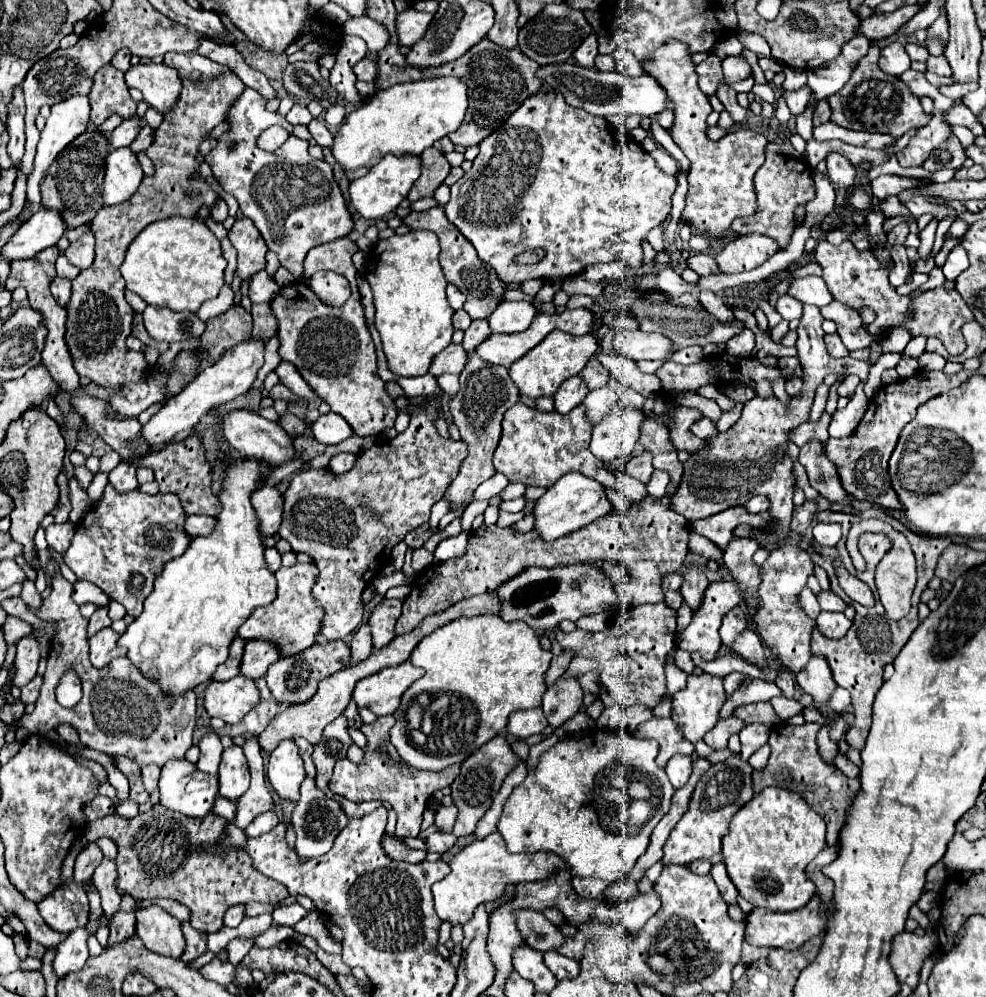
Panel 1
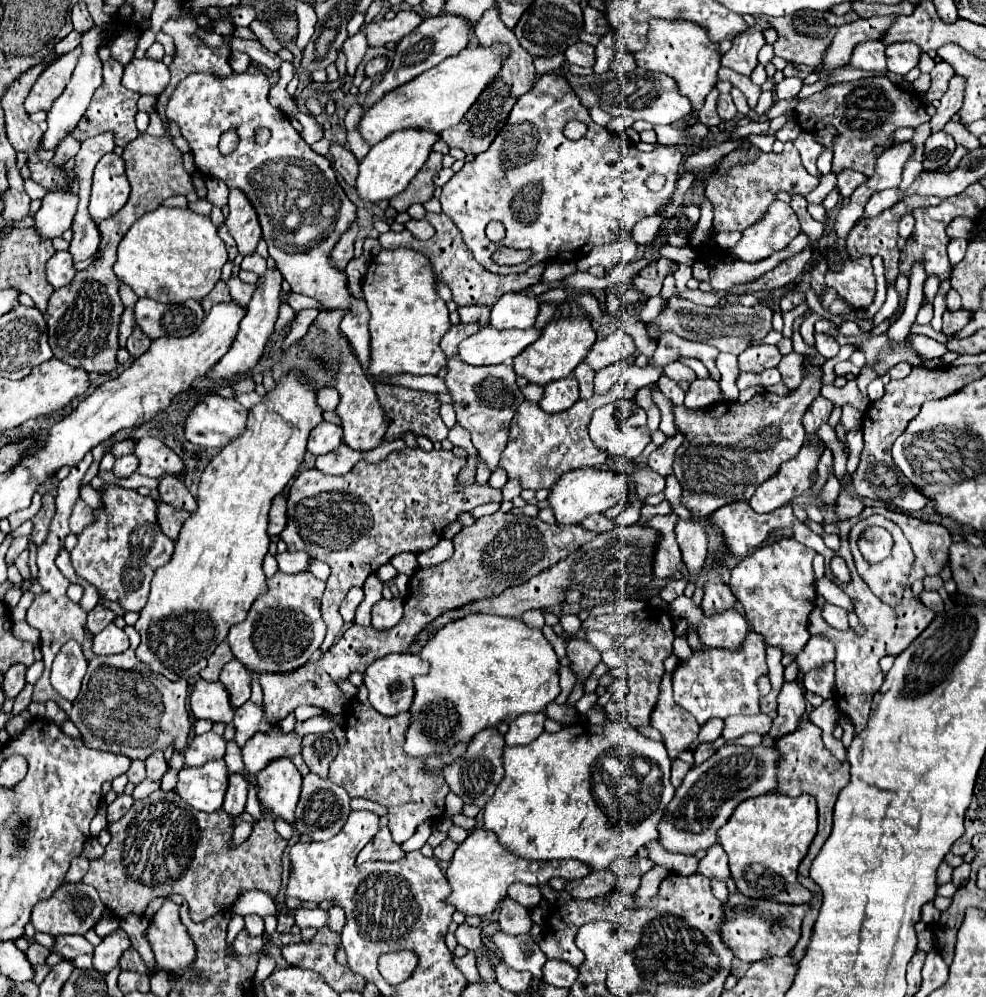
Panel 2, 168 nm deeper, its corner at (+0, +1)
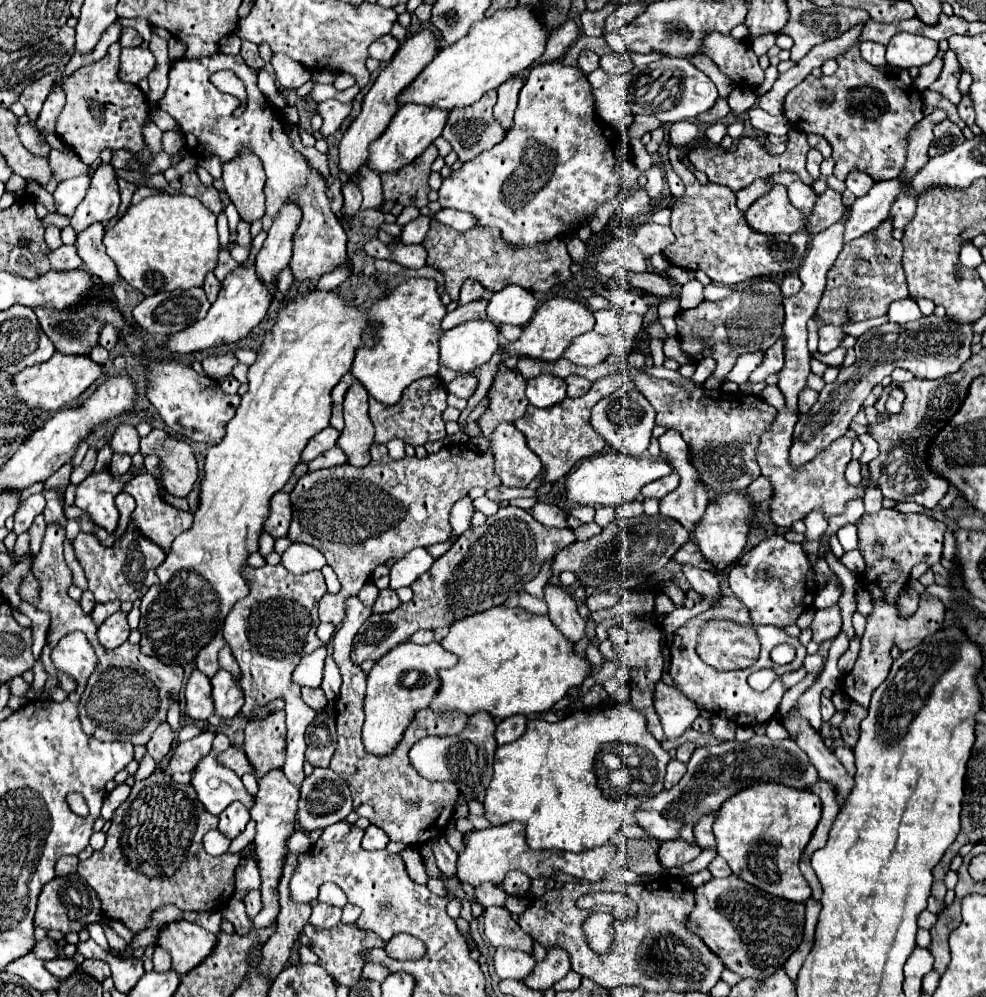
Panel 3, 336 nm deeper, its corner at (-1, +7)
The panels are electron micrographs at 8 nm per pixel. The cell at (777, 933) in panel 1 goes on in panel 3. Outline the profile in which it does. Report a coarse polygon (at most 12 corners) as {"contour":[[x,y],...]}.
{"contour":[[732,874],[696,890],[690,926],[764,980],[798,948],[804,904]]}

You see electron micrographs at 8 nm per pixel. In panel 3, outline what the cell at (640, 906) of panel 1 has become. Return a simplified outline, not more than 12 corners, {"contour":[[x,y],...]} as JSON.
{"contour":[[686,840],[660,844],[658,860],[668,872],[694,860],[698,844]]}

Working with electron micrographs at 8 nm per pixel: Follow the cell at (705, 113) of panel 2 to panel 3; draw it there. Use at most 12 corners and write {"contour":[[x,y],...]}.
{"contour":[[696,122],[670,126],[670,142],[688,146],[698,138]]}

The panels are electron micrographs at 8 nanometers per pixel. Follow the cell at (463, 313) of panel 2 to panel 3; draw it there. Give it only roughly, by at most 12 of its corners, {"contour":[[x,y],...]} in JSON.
{"contour":[[466,280],[460,290],[458,304],[476,302],[484,298],[478,282]]}

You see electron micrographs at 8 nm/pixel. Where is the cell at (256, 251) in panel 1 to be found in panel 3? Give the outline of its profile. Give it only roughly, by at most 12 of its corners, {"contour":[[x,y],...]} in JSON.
{"contour":[[242,152],[222,180],[244,222],[264,216],[264,170]]}

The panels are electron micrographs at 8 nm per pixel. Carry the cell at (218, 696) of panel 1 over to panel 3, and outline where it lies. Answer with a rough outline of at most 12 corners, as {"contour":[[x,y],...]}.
{"contour":[[200,670],[186,682],[186,716],[214,714],[212,682]]}

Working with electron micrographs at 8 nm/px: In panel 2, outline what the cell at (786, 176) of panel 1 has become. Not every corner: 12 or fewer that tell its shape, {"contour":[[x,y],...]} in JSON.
{"contour":[[793,142],[701,174],[717,232],[761,220],[779,190],[811,192]]}

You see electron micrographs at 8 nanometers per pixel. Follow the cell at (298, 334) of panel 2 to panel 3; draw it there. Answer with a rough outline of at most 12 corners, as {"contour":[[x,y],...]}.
{"contour":[[346,266],[325,274],[315,288],[329,291],[349,279],[353,266]]}

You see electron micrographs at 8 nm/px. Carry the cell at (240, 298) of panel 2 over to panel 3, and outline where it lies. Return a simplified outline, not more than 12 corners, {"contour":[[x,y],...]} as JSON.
{"contour":[[220,250],[214,274],[222,282],[240,264],[228,250]]}

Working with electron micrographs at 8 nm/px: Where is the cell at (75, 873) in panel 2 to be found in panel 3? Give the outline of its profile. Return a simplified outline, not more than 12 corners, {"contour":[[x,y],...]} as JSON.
{"contour":[[62,856],[56,862],[56,876],[74,874],[78,856]]}

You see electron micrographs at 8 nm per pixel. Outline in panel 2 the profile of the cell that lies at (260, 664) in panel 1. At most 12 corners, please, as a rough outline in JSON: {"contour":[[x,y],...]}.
{"contour":[[239,660],[223,666],[223,682],[233,708],[249,700],[253,674]]}

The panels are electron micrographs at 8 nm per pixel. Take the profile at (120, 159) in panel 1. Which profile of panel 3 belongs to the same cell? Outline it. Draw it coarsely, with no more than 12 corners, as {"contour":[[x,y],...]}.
{"contour":[[100,164],[70,226],[82,232],[120,208],[114,166]]}

